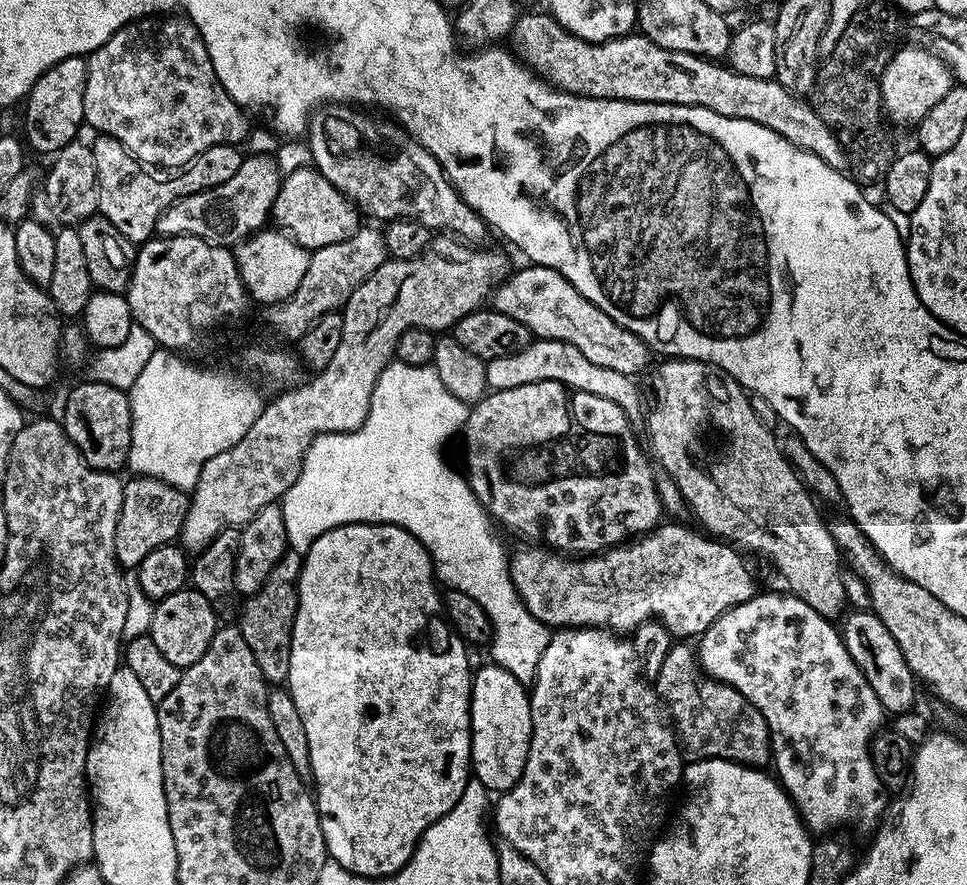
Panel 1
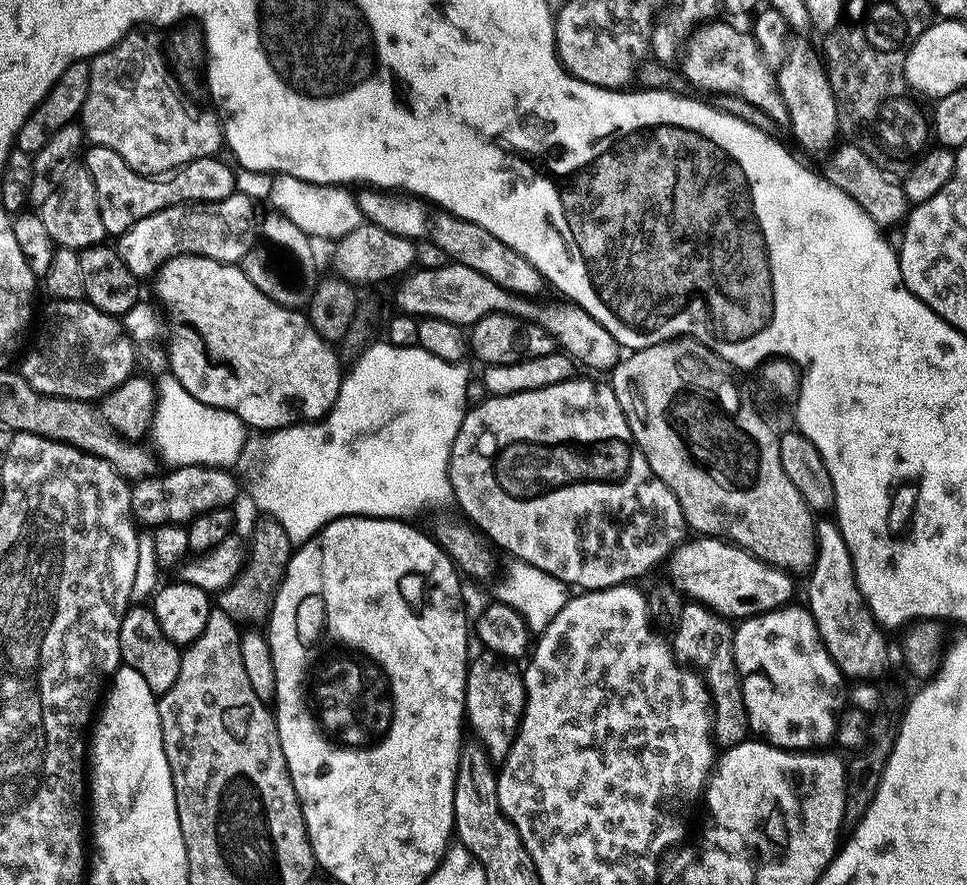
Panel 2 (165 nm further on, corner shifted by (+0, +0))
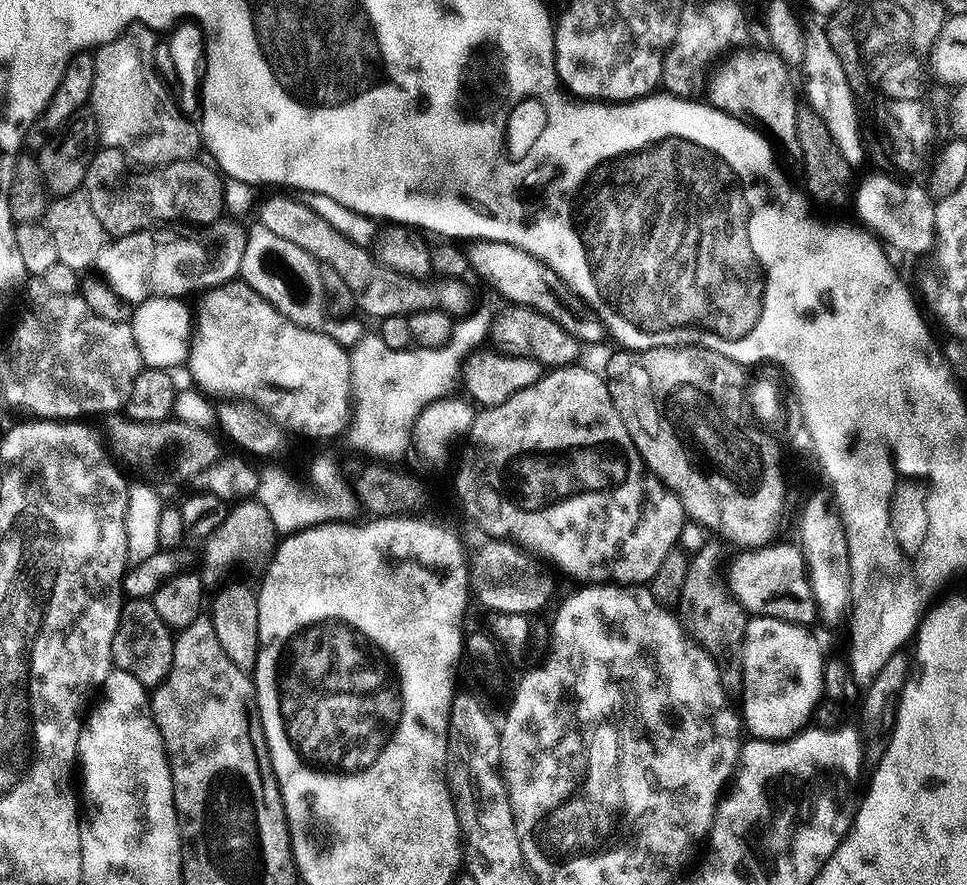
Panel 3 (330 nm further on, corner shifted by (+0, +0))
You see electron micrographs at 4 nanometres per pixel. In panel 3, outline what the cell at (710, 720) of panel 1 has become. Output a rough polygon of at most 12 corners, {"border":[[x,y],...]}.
{"border":[[704,544],[686,564],[678,612],[716,660],[729,697],[744,688],[750,616]]}

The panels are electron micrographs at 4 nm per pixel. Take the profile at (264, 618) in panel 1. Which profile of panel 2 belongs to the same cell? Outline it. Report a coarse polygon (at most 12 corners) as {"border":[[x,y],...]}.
{"border":[[260,520],[243,570],[218,596],[238,626],[267,621],[294,551]]}

